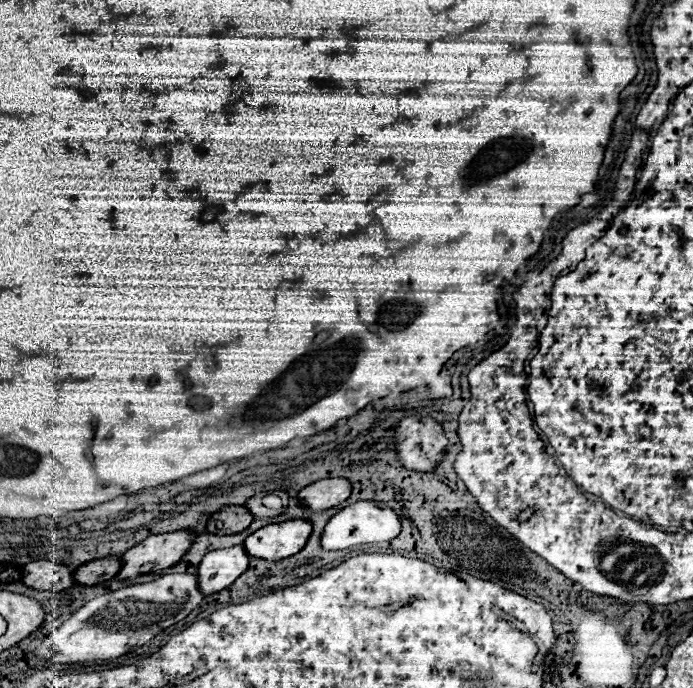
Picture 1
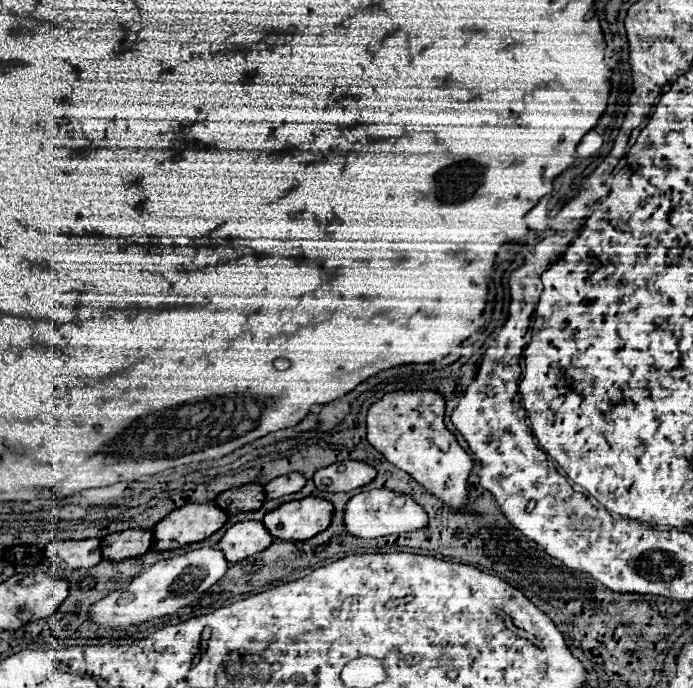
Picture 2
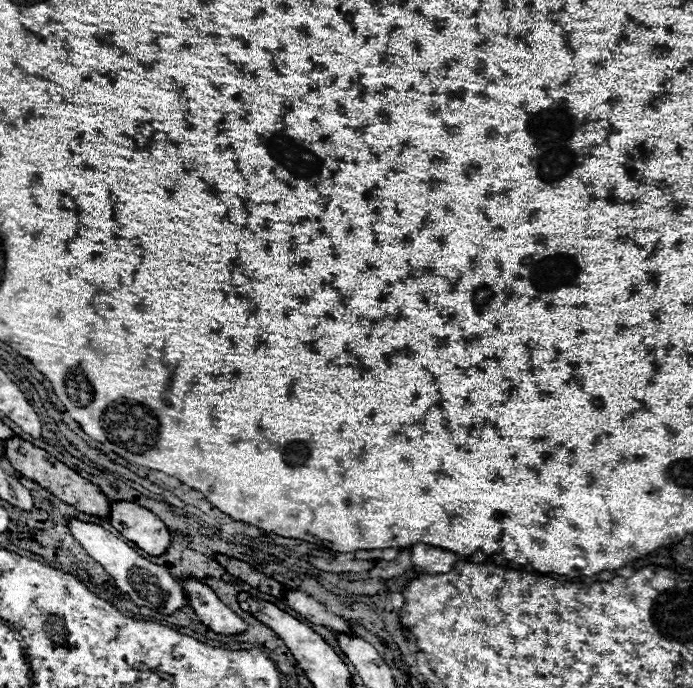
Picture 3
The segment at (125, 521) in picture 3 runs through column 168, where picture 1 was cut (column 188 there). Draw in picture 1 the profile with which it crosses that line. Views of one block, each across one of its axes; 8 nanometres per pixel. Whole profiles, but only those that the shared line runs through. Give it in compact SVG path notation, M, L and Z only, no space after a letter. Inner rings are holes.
M180 530L168 534L154 534L146 538L120 558L122 568L114 578L134 580L138 574L148 574L174 566L180 560L180 554L188 550L192 536L194 534L190 530Z

